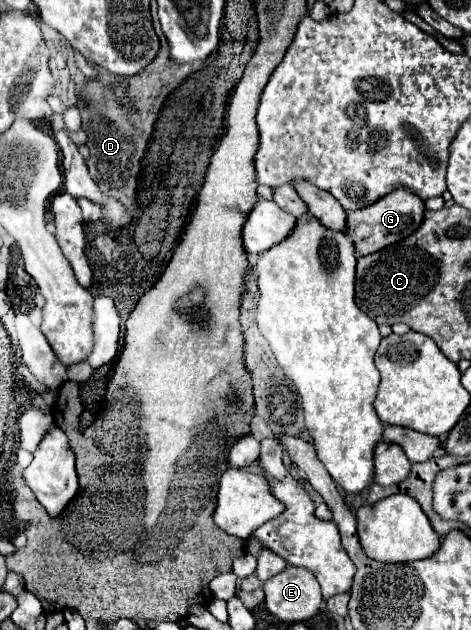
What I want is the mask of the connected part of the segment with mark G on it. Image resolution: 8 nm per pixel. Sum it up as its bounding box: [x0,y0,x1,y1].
[346,188,424,256]

